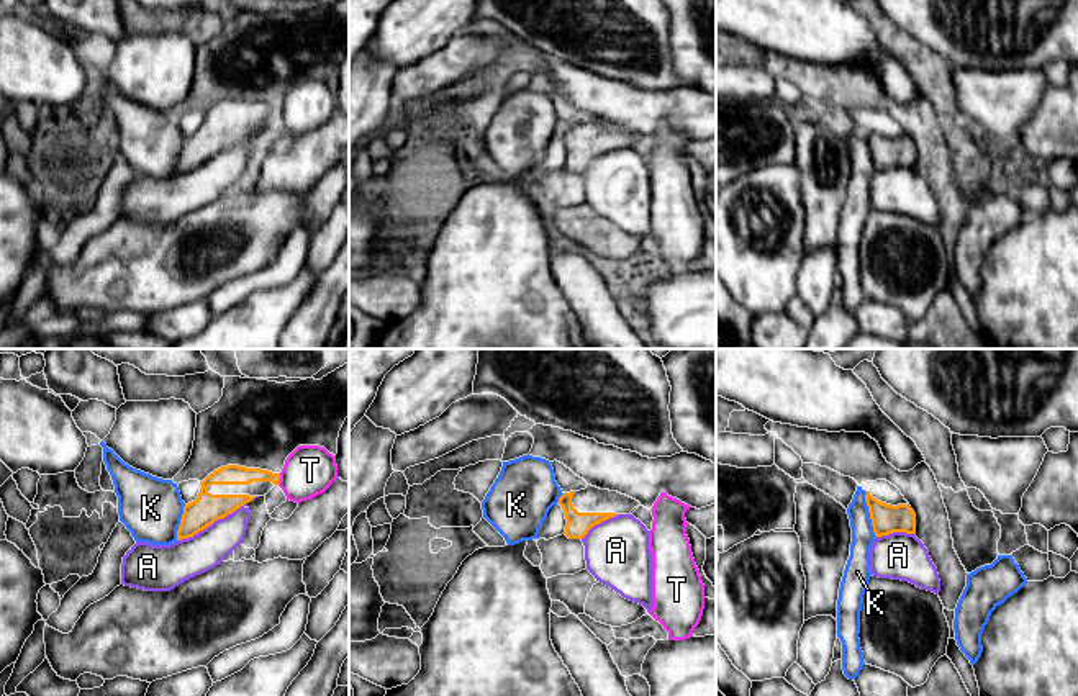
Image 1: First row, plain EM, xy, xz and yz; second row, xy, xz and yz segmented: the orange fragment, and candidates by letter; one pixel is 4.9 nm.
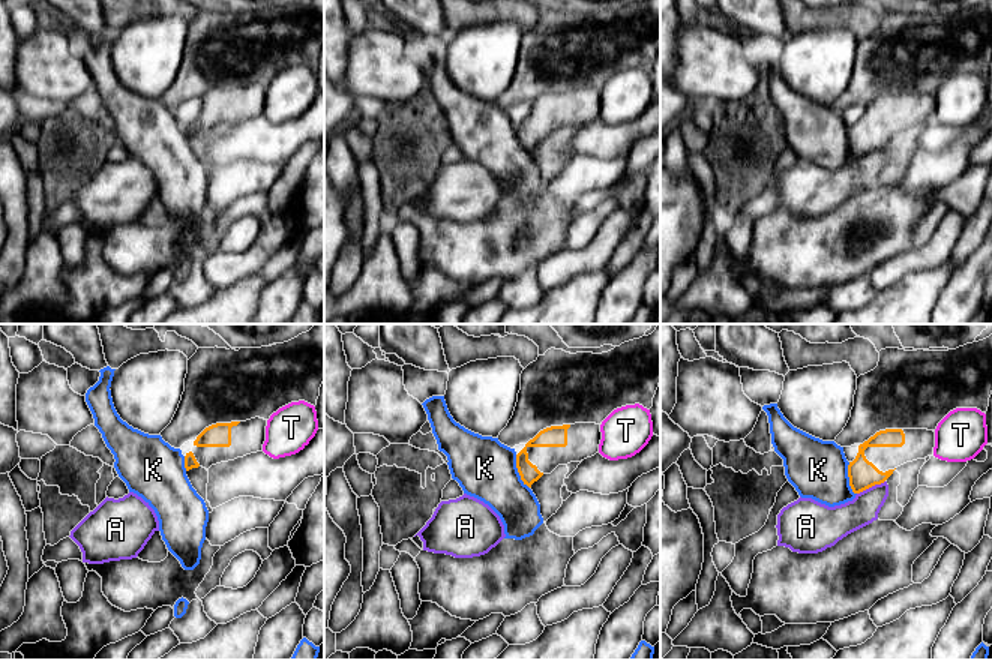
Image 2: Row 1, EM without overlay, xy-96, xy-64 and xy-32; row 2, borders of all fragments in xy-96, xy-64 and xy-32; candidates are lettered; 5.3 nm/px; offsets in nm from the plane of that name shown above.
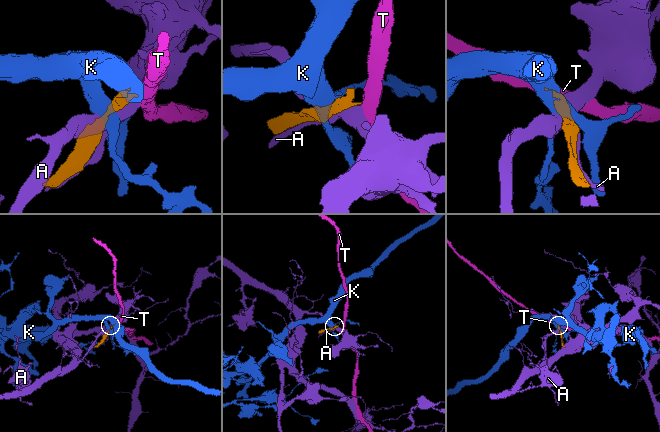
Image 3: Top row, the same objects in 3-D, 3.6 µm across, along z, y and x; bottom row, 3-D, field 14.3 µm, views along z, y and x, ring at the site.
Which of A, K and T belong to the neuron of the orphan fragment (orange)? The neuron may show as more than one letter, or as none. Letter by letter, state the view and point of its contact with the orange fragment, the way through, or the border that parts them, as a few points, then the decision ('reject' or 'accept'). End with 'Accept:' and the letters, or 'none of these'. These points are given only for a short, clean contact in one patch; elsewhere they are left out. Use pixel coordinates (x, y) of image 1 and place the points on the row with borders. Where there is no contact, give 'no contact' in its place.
A: xy (213, 521) | reject
K: yz (870, 515) | reject
T: xy (279, 479) | along xy (280, 474), (277, 483) | reject
Accept: none of these

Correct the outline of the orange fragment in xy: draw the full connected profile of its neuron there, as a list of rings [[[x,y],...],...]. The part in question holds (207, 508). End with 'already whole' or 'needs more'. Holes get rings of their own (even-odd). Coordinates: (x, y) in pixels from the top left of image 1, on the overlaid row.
[[[226,465],[210,473],[195,501],[183,506],[177,540],[193,537],[215,521],[226,517],[256,496],[267,495],[280,481],[280,473]]]; needs more

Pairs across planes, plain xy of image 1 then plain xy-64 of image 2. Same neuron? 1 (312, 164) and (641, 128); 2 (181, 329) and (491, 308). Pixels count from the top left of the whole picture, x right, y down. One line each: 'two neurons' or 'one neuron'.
1: two neurons
2: two neurons

